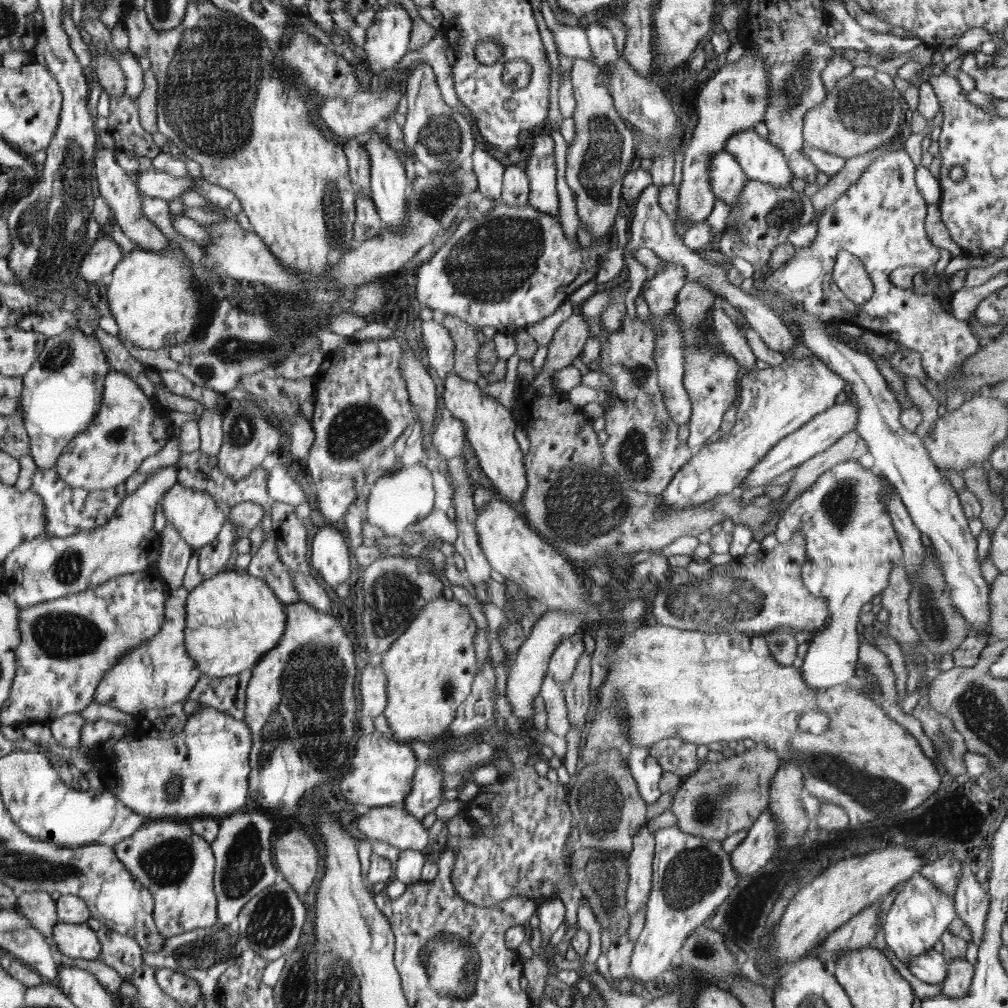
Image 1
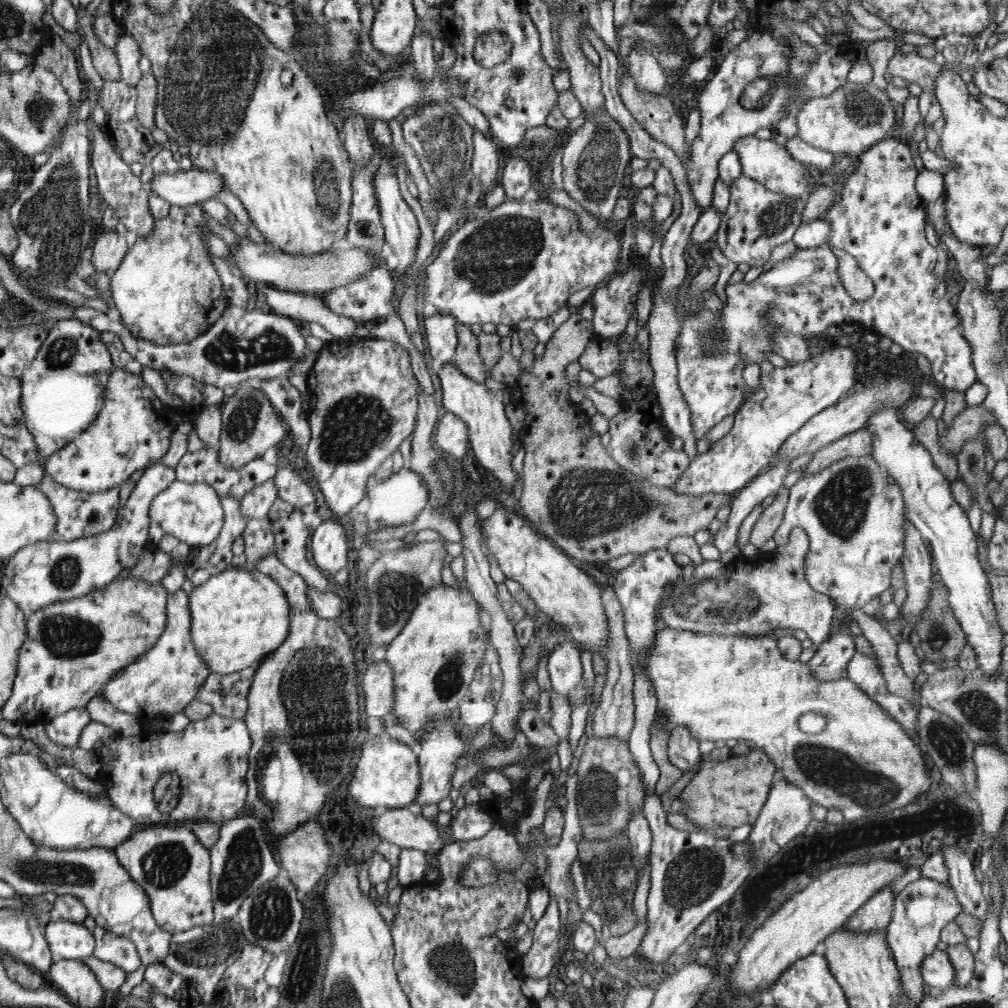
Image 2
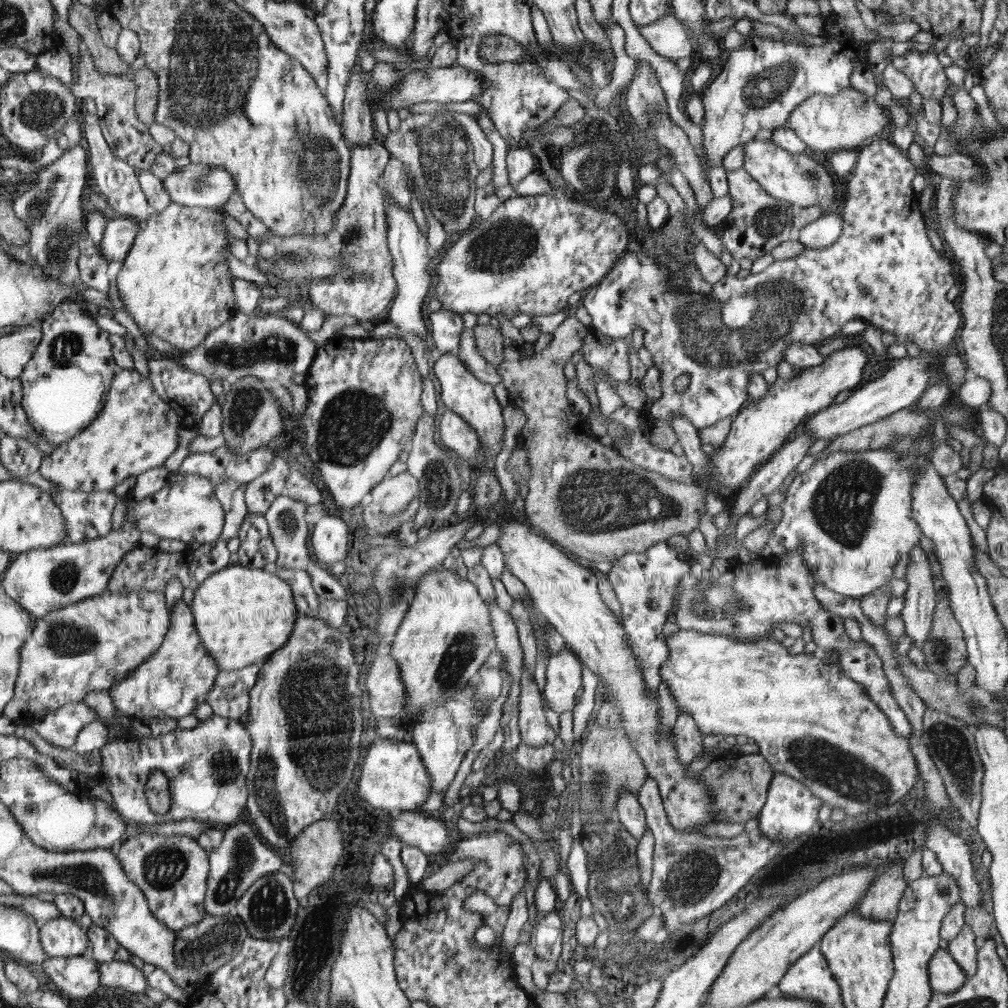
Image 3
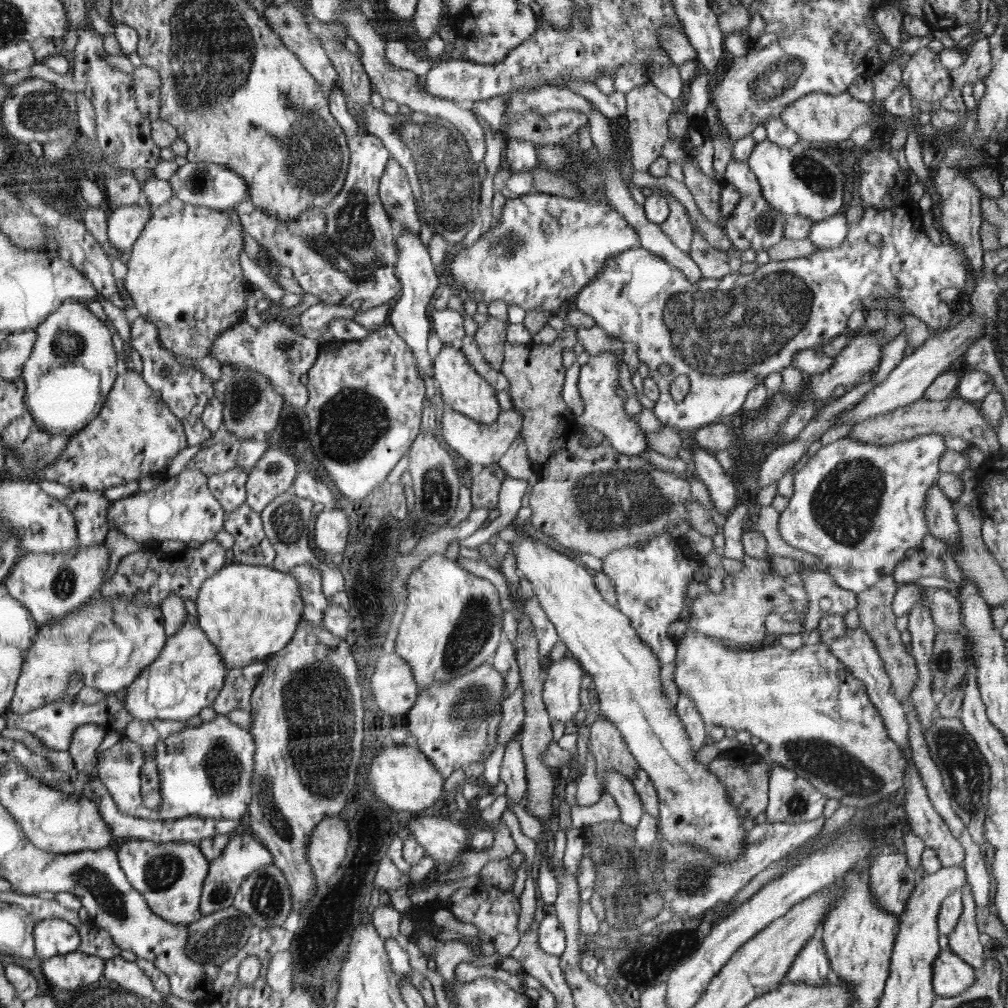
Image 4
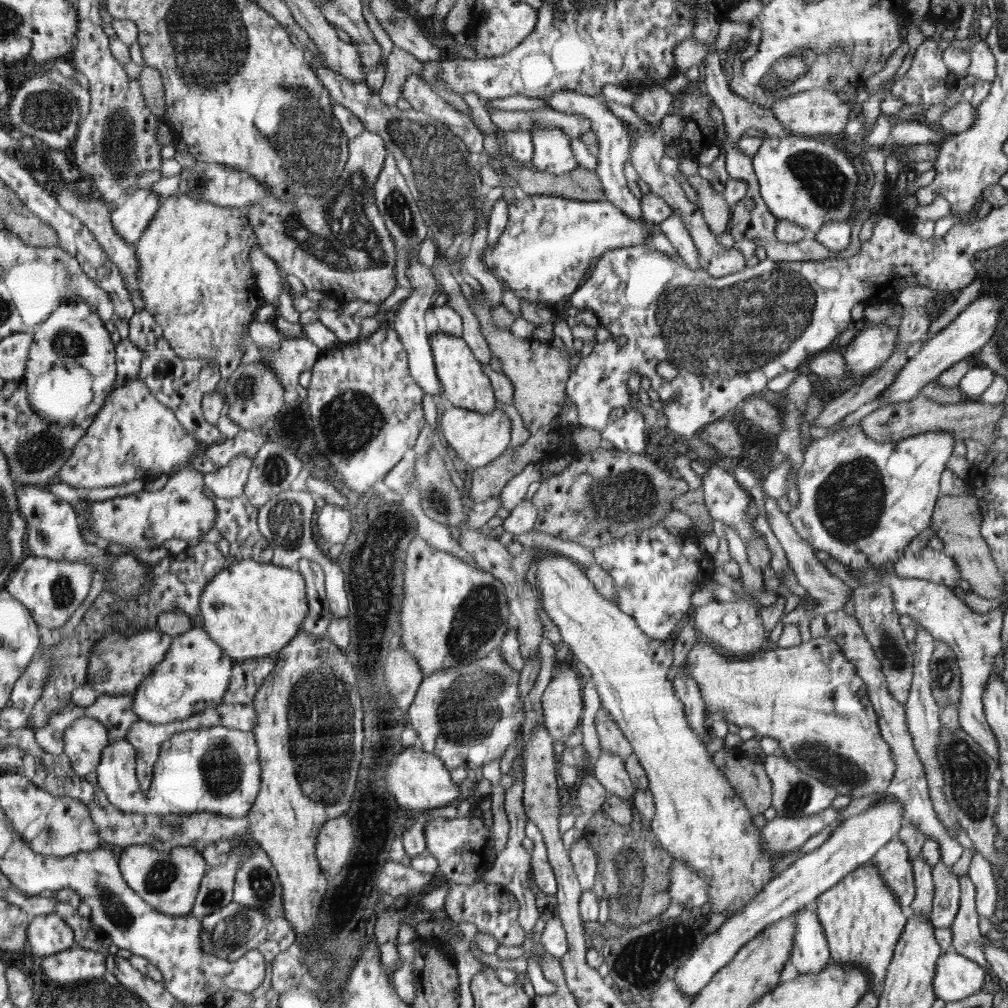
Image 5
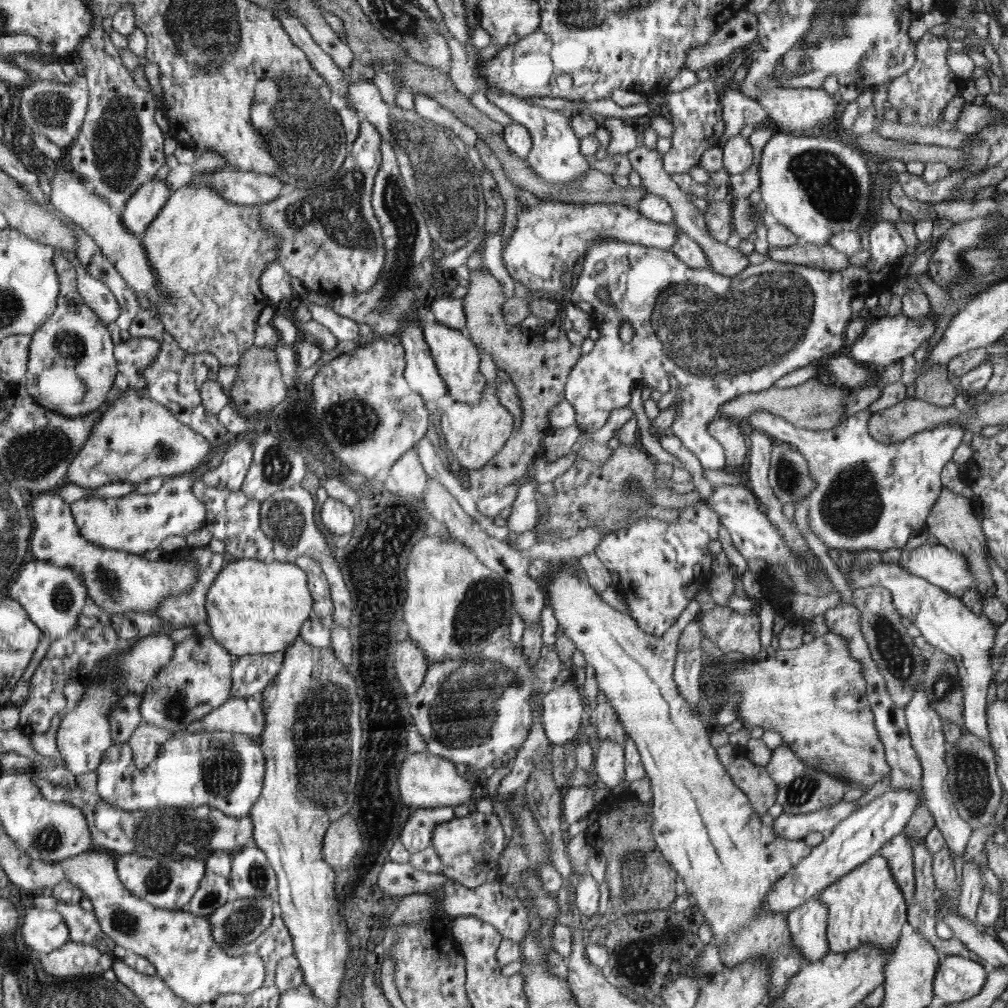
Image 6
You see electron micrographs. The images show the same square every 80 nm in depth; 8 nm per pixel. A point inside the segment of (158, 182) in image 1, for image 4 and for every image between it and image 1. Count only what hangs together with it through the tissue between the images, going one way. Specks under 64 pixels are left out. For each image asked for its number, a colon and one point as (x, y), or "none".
2: (186, 188)
3: (204, 186)
4: (211, 185)

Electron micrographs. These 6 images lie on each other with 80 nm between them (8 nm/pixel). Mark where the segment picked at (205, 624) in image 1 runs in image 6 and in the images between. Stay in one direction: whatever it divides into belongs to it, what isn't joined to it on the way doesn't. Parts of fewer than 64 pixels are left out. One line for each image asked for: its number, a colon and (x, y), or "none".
2: (239, 616)
3: (244, 615)
4: (249, 612)
5: (253, 610)
6: (257, 607)

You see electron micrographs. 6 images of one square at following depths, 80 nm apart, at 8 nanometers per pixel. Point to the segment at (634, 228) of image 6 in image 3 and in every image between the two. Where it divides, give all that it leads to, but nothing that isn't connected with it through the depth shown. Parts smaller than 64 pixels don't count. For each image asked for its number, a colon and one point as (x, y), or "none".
3: (533, 252)
4: (548, 247)
5: (550, 243)

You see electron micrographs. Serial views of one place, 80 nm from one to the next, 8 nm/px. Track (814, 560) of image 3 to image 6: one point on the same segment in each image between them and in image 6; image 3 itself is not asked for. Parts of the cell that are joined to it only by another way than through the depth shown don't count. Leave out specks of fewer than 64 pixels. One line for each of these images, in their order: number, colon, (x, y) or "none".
4: (858, 507)
5: (863, 502)
6: (869, 495)

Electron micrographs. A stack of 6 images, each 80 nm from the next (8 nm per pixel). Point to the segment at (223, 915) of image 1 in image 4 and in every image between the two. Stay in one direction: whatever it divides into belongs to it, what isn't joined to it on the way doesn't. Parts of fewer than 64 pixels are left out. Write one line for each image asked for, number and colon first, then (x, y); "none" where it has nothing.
2: (241, 861)
3: (241, 859)
4: (243, 855)

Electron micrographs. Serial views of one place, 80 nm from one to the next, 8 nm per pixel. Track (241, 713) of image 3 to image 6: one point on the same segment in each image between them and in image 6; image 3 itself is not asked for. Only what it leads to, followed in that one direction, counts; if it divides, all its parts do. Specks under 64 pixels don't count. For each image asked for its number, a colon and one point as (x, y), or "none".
4: (240, 683)
5: (247, 677)
6: (252, 674)

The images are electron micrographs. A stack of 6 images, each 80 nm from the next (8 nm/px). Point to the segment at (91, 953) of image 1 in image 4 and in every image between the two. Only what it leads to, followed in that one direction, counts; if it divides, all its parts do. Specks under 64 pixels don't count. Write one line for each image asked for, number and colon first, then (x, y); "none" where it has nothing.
2: (71, 940)
3: (61, 937)
4: (52, 937)

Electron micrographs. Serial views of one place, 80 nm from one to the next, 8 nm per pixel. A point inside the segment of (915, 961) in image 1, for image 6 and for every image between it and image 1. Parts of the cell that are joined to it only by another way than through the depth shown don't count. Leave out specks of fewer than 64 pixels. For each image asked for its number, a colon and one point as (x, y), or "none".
2: (938, 972)
3: (946, 976)
4: (952, 976)
5: (956, 977)
6: (958, 979)

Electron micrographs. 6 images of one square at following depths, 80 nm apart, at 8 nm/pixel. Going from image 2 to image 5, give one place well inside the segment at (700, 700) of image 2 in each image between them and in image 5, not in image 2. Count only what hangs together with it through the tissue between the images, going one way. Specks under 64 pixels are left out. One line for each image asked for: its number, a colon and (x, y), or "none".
3: (811, 721)
4: (817, 718)
5: (809, 697)

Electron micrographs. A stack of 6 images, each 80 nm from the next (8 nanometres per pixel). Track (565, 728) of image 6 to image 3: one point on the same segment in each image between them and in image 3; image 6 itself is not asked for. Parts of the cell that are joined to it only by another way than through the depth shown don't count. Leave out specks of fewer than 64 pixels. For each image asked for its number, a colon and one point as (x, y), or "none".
3: (564, 675)
4: (561, 687)
5: (561, 703)

